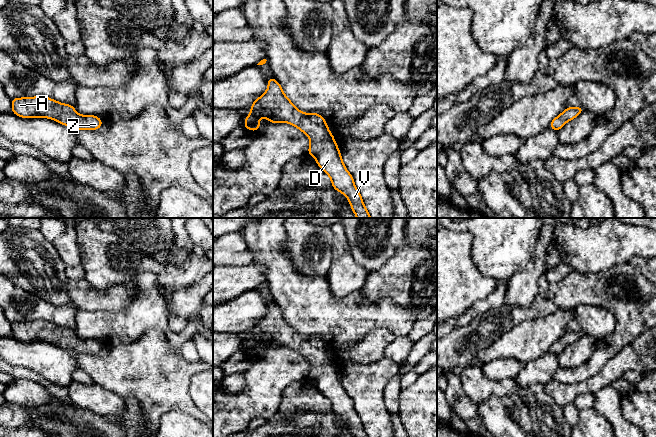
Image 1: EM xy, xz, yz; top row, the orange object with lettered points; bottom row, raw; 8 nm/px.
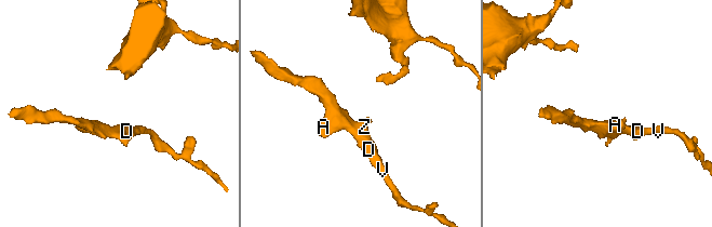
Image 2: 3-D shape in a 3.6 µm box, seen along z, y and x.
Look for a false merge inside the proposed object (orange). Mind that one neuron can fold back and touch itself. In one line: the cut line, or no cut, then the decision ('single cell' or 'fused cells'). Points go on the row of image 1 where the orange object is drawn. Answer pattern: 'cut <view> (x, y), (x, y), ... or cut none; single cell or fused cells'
cut none; single cell

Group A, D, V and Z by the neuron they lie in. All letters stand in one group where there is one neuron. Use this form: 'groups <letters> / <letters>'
groups A D V Z

